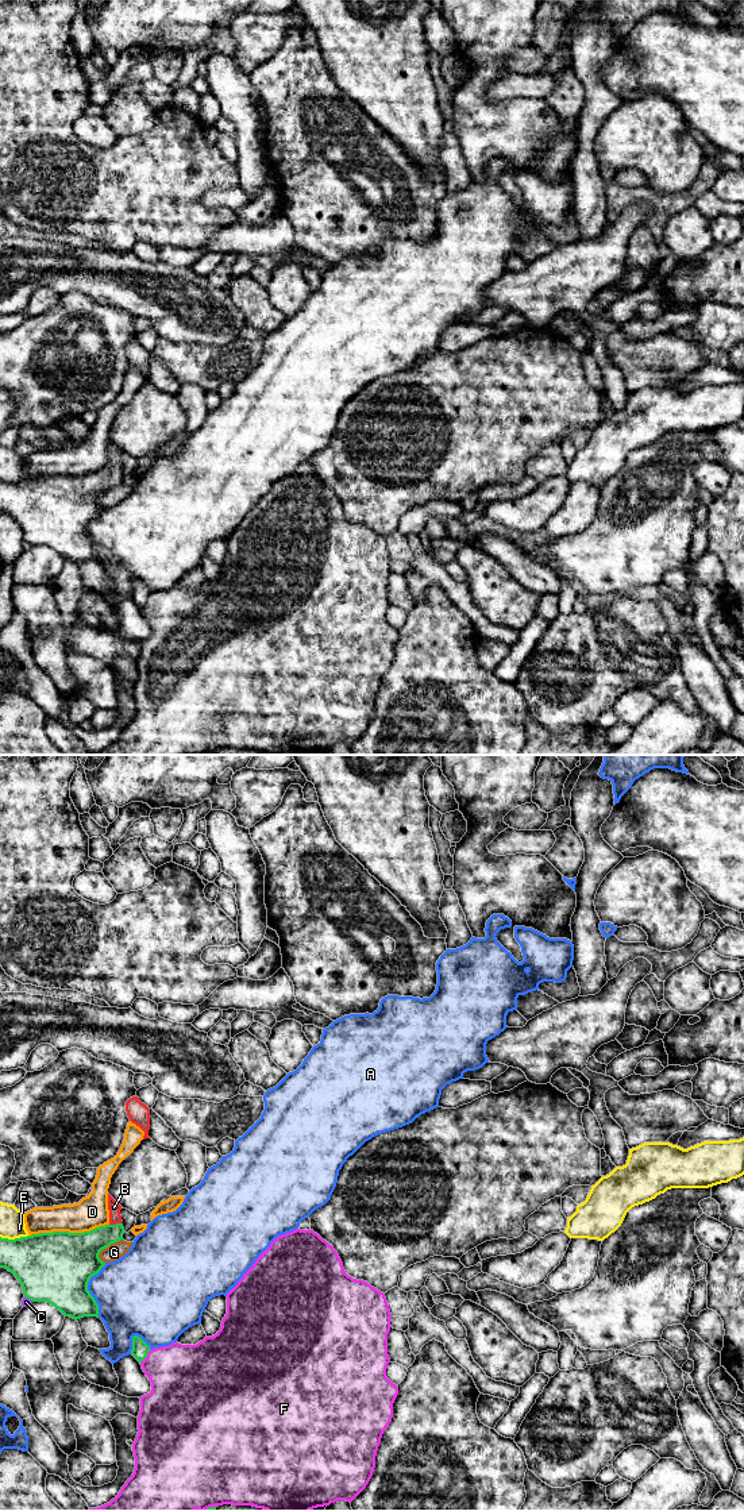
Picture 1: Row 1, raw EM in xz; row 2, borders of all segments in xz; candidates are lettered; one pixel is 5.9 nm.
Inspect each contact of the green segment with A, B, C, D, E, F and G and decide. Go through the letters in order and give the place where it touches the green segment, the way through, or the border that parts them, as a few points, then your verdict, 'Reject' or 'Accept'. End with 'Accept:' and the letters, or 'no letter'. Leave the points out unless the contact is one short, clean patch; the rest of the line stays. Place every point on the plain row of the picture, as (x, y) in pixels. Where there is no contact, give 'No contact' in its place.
A: Touches green at xz (87, 534). Reject
B: Touches green at xz (116, 467). Path across: xz (84, 492), (103, 481), (116, 467), (114, 451). Accept
C: Touches green at xz (29, 542). Boundary: xz (24, 539), (33, 544). Reject
D: Touches green at xz (68, 475). Reject
E: Touches green at xz (15, 482). Reject
F: Touches green at xz (146, 600). Reject
G: Touches green at xz (107, 490). Reject
Accept: B

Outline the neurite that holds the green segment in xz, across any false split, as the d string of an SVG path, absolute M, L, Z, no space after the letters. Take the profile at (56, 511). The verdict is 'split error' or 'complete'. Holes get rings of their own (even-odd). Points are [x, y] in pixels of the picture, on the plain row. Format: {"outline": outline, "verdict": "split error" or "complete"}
{"outline": "M108 438L109 467L84 477L53 475L15 483L0 481L0 512L15 519L32 546L47 546L65 560L99 562L88 527L105 509L99 498L123 483L122 450Z", "verdict": "split error"}

